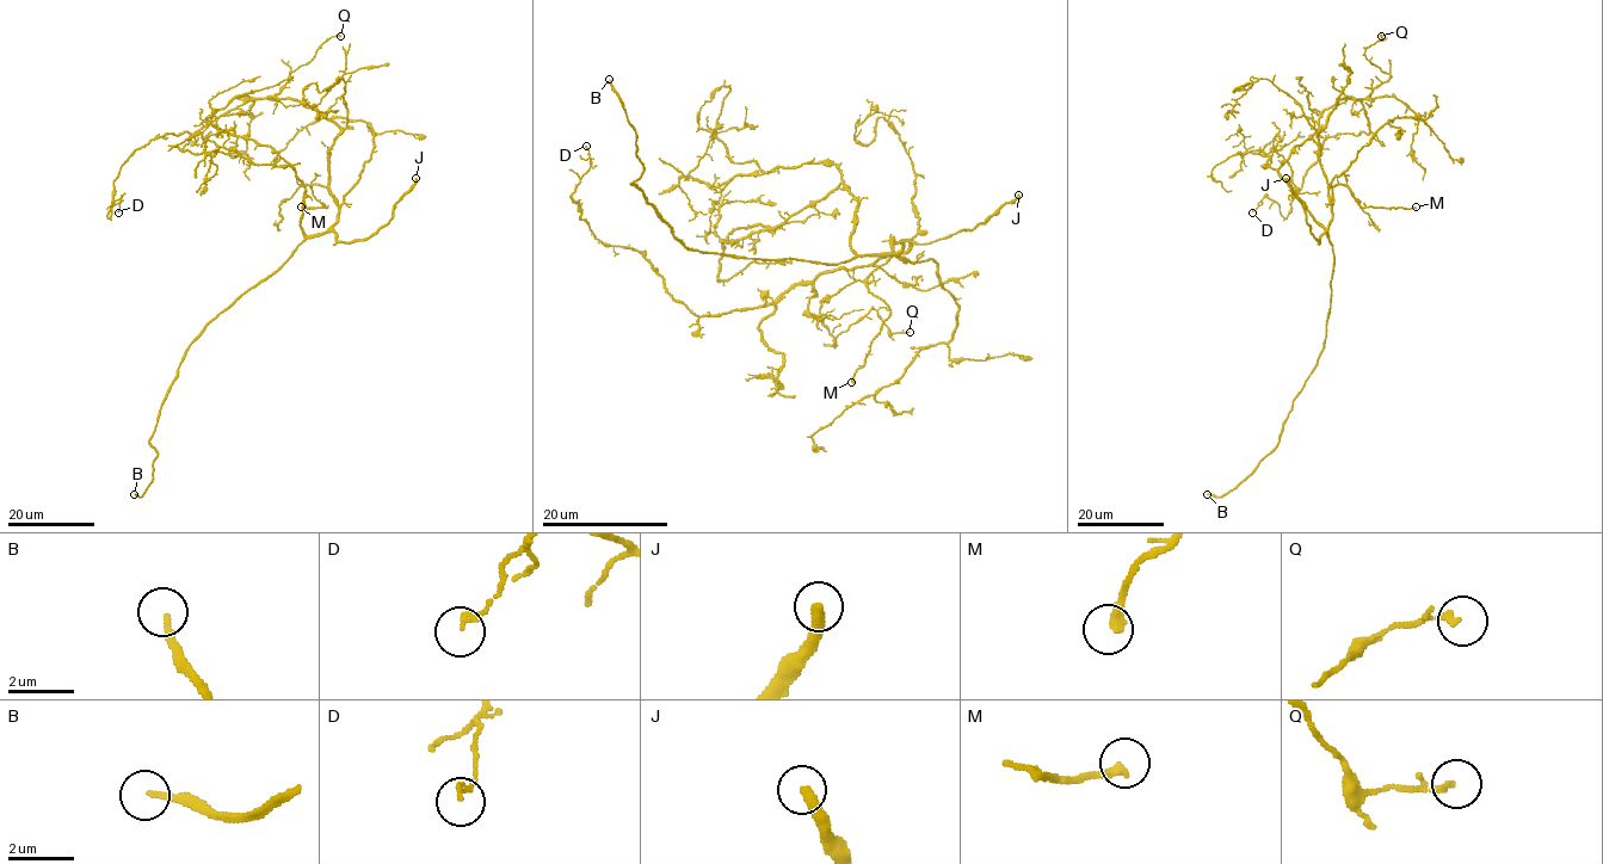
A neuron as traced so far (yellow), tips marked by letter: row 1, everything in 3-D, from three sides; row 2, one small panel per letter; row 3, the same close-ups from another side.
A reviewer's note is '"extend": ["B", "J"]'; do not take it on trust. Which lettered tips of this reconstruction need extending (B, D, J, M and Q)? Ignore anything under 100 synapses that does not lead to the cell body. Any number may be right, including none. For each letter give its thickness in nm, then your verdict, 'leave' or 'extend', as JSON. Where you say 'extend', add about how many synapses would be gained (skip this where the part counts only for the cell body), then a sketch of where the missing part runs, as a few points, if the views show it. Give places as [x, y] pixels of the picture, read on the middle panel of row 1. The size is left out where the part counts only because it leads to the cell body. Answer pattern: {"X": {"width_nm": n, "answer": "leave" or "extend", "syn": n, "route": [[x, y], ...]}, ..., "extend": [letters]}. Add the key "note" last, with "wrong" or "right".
{"B": {"width_nm": 190, "answer": "extend", "route": [[609, 79], [606, 61], [591, 43], [573, 38], [567, 31], [568, 10]]}, "D": {"width_nm": 120, "answer": "leave"}, "J": {"width_nm": 360, "answer": "extend", "syn": 350}, "M": {"width_nm": 300, "answer": "leave"}, "Q": {"width_nm": 150, "answer": "leave"}, "extend": ["B", "J"], "note": "right"}

